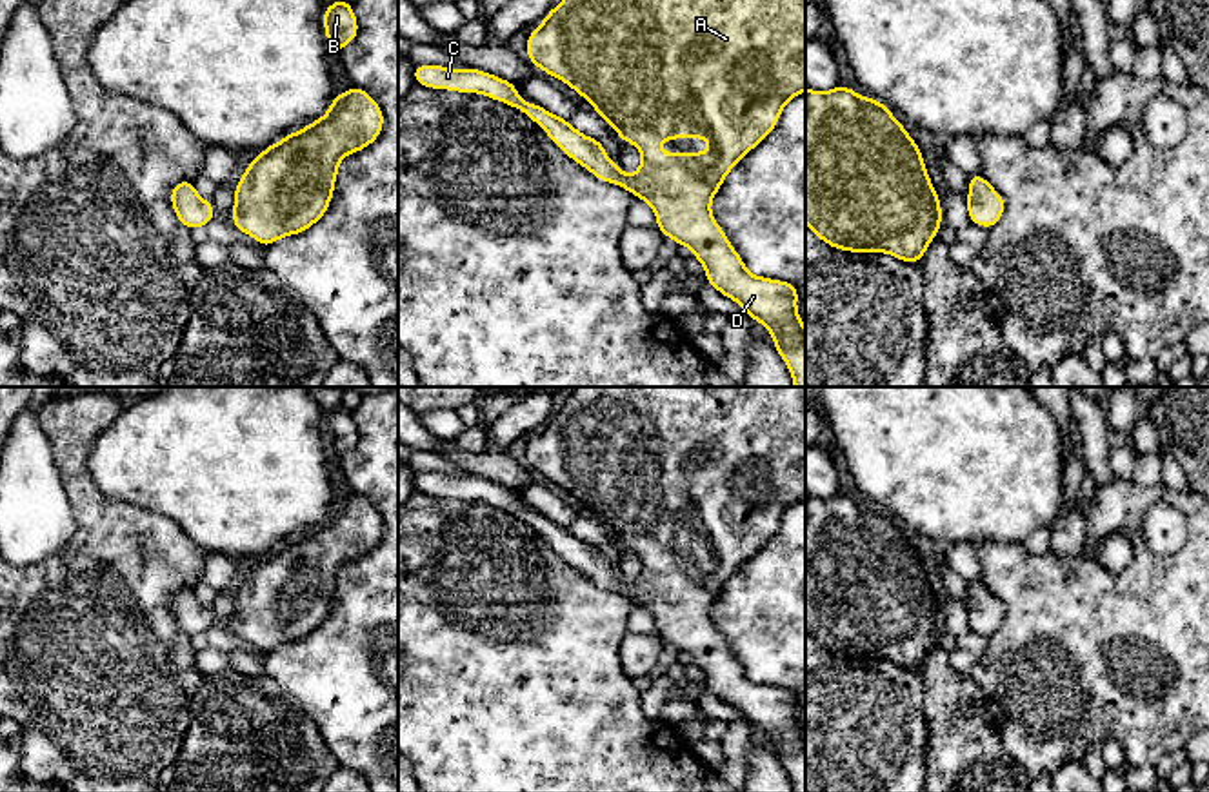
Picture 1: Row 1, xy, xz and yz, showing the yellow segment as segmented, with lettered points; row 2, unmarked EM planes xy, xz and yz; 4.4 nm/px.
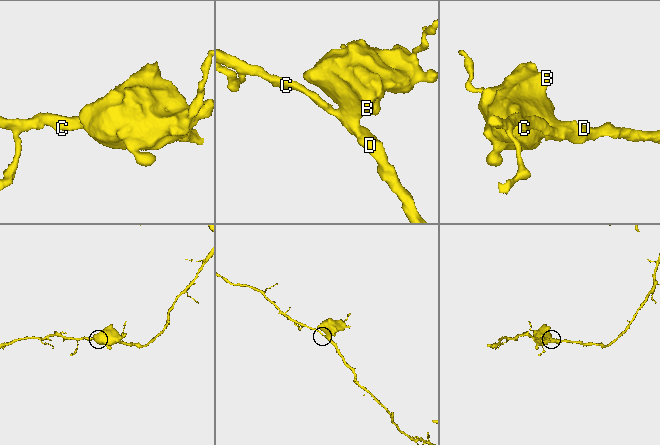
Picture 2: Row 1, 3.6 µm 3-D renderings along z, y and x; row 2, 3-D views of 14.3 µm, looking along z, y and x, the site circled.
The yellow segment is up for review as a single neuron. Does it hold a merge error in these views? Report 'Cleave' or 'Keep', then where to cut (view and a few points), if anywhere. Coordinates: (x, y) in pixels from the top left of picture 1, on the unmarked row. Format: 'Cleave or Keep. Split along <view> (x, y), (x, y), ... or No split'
Keep. No split

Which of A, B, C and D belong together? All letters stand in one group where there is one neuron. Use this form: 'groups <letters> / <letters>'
groups A B C D

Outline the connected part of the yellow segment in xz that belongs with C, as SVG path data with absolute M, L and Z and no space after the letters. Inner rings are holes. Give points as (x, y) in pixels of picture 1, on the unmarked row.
M576 387L560 412L551 414L527 443L525 458L533 472L573 494L618 538L622 549L640 556L642 570L633 583L605 563L600 547L520 505L513 489L473 474L444 472L415 472L413 483L416 490L431 496L478 500L525 520L555 552L598 587L616 590L645 607L662 641L689 654L704 672L705 687L773 741L773 754L791 777L793 790L805 792L805 736L796 718L798 692L751 681L711 619L711 607L727 579L776 534L784 512L805 498L805 387ZM662 545L707 545L709 558L658 559Z

